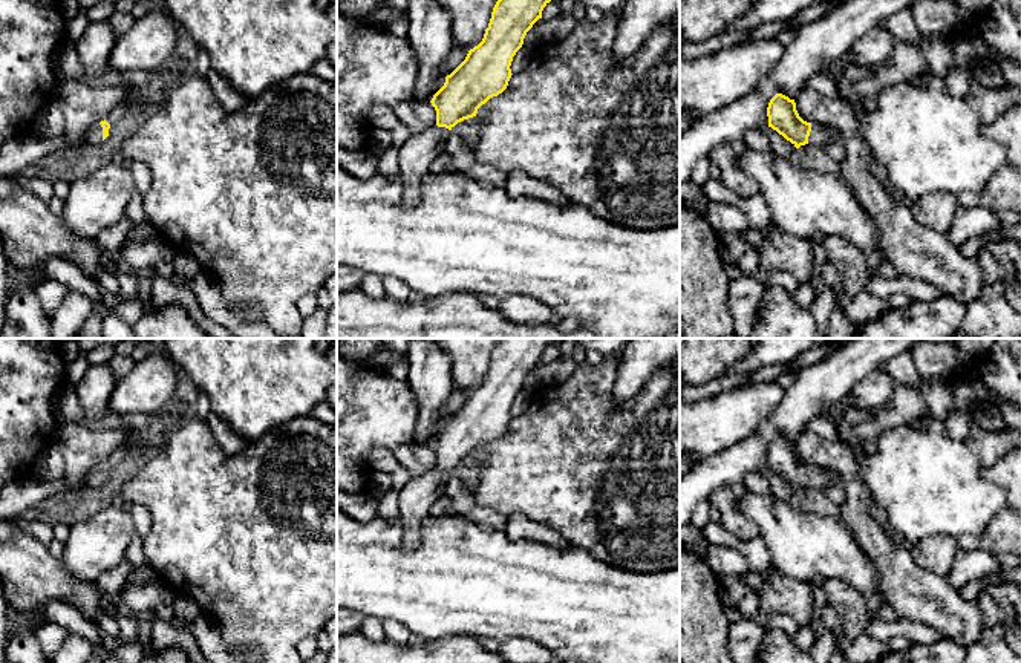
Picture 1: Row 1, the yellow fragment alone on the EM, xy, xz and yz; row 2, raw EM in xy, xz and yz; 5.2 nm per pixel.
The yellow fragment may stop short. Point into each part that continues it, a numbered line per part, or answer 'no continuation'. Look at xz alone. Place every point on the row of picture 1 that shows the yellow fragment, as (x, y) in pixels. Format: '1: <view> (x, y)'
1: xz (417, 153)

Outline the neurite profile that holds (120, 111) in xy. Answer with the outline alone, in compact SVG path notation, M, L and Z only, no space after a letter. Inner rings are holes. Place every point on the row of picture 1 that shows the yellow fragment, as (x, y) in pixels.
M135 84L133 87L130 87L127 100L113 107L106 121L109 124L115 124L116 121L119 121L136 103L139 103L139 98L141 92L138 84Z

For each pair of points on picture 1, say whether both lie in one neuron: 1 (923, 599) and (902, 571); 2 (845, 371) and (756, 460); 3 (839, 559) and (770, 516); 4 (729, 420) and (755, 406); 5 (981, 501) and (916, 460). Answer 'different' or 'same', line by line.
1: same
2: same
3: same
4: same
5: same

